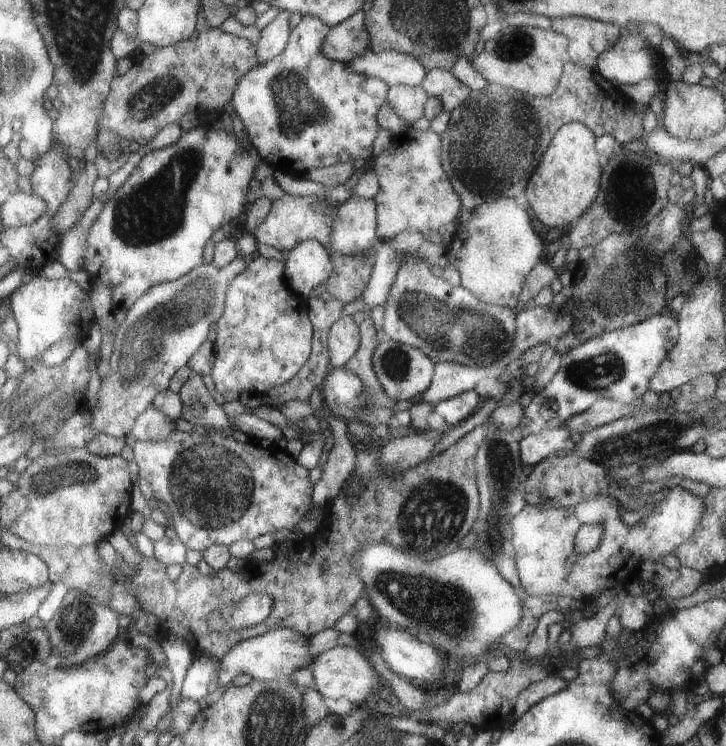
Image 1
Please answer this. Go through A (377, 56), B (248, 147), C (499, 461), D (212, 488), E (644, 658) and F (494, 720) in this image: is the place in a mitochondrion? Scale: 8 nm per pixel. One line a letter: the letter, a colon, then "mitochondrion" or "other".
A: other
B: other
C: mitochondrion
D: mitochondrion
E: other
F: other

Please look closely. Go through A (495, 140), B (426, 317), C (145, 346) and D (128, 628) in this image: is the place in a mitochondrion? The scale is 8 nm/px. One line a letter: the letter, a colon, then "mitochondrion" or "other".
A: mitochondrion
B: mitochondrion
C: mitochondrion
D: other

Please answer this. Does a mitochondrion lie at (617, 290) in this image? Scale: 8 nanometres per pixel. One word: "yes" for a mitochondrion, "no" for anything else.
yes

